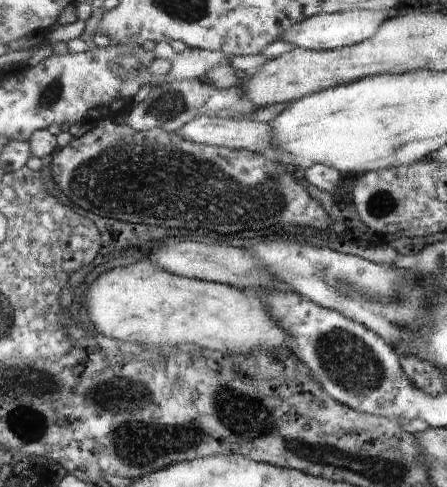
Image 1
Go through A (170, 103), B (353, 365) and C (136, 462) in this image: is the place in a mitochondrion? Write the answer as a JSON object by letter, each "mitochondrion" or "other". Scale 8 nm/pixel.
{"A":"mitochondrion","B":"mitochondrion","C":"mitochondrion"}

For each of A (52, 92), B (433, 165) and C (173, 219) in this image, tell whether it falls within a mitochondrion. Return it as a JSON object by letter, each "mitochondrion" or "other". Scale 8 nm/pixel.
{"A":"mitochondrion","B":"other","C":"mitochondrion"}

